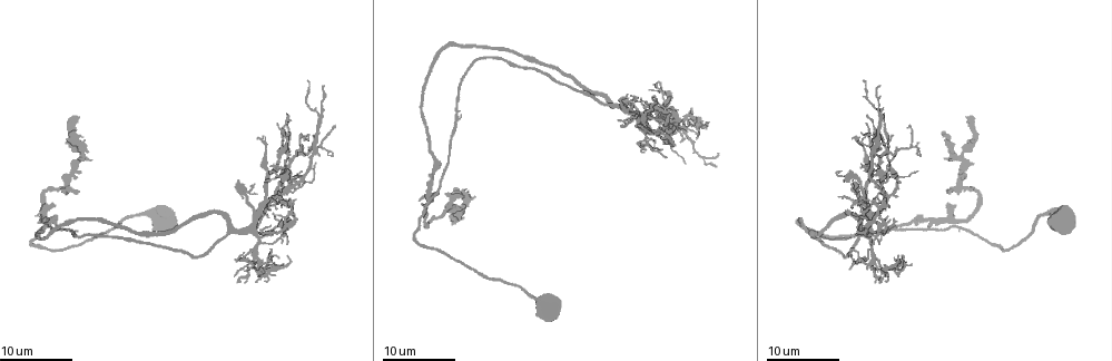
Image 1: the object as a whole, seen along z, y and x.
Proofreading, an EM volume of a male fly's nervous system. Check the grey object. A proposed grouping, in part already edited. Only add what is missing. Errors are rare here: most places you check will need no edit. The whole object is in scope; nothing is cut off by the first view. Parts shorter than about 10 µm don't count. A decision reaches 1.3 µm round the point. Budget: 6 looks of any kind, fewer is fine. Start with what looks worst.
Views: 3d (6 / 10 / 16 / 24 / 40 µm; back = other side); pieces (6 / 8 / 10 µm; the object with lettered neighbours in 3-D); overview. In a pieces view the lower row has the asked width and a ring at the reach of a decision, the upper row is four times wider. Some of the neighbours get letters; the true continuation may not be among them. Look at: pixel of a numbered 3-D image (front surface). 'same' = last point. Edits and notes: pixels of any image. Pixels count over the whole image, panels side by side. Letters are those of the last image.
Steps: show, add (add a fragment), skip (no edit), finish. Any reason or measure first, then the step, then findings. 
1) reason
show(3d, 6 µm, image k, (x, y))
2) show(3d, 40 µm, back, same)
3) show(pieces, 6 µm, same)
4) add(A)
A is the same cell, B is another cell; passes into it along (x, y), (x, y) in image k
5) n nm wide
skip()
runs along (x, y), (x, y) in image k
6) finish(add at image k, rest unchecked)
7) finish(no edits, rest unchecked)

an open end
show(3d, 24 µm, image 1, (309, 79))

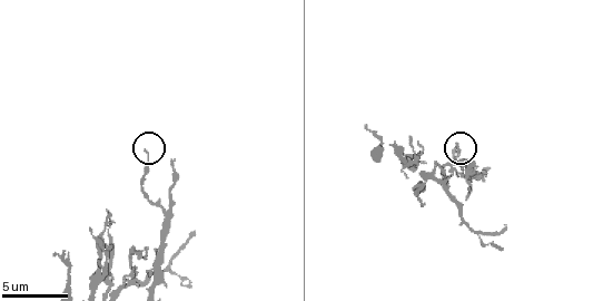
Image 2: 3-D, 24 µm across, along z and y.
see the neighbours
show(pieces, 10 µm, image 2, (147, 150))

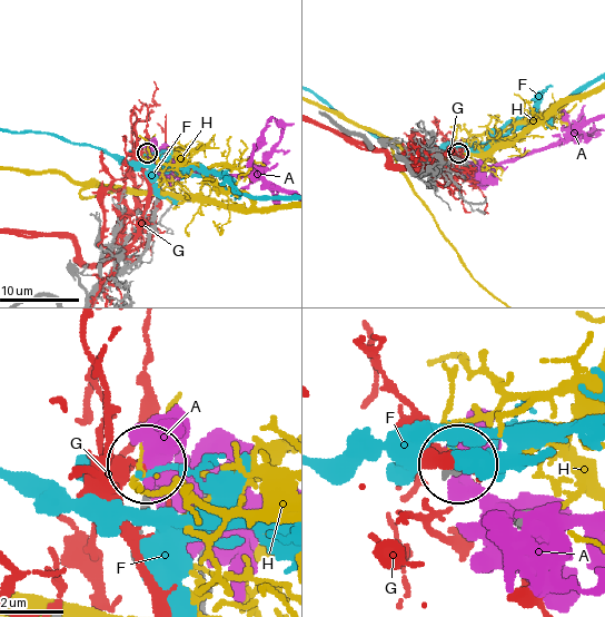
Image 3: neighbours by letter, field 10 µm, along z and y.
skip()
A, F, G and H are other cells; none of them fits

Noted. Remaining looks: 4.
an open end
show(3d, 24 µm, image 1, (239, 280))

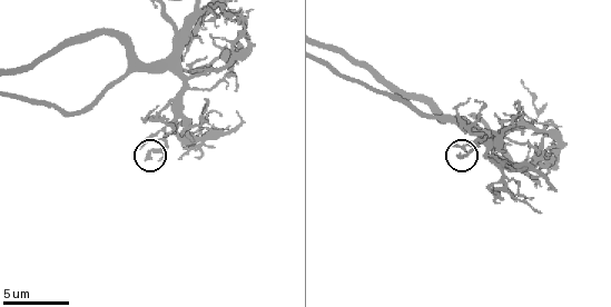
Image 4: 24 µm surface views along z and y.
show(3d, 10 µm, image 4, (460, 157))

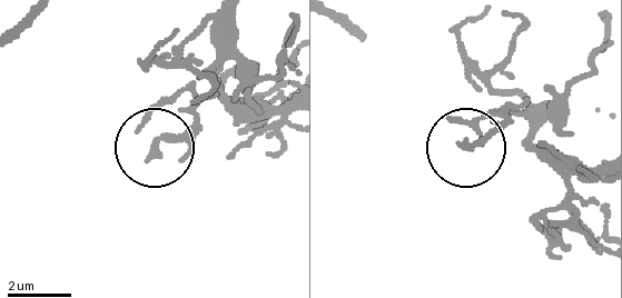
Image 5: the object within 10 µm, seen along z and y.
show(pieces, 10 µm, image 5, (153, 153))

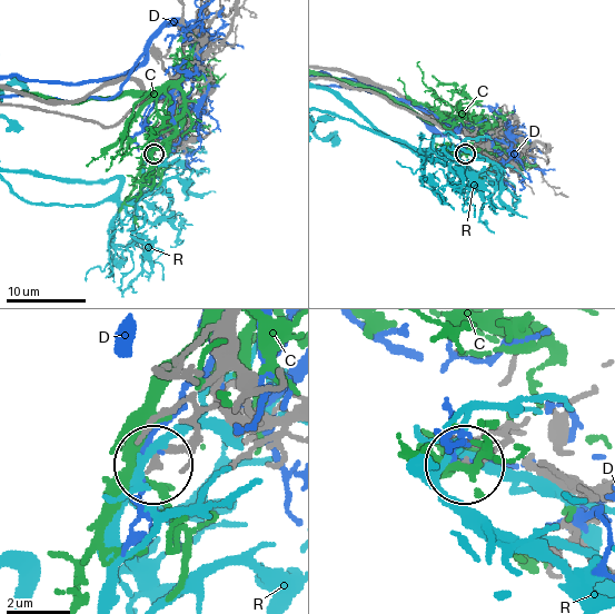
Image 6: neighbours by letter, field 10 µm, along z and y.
220 nm wide
skip()
C, D and R are other cells; no lettered fragment goes on from it

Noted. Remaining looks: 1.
finish(no edits, rest unchecked)

